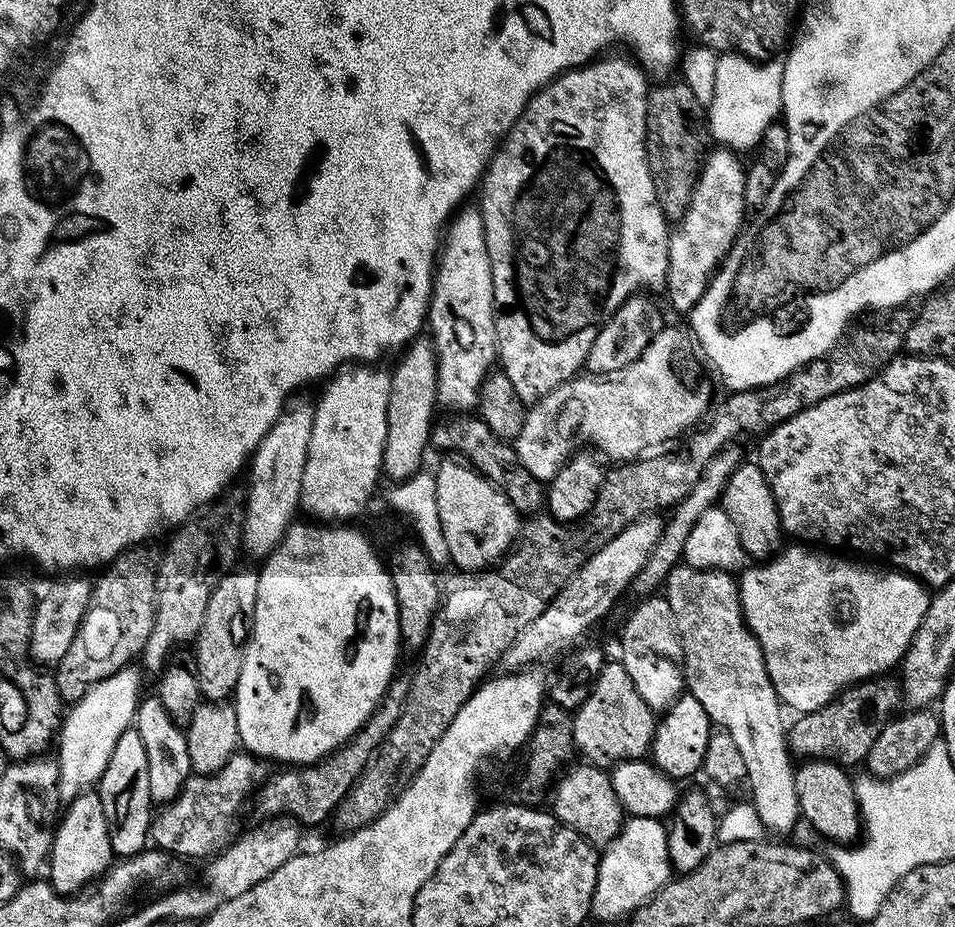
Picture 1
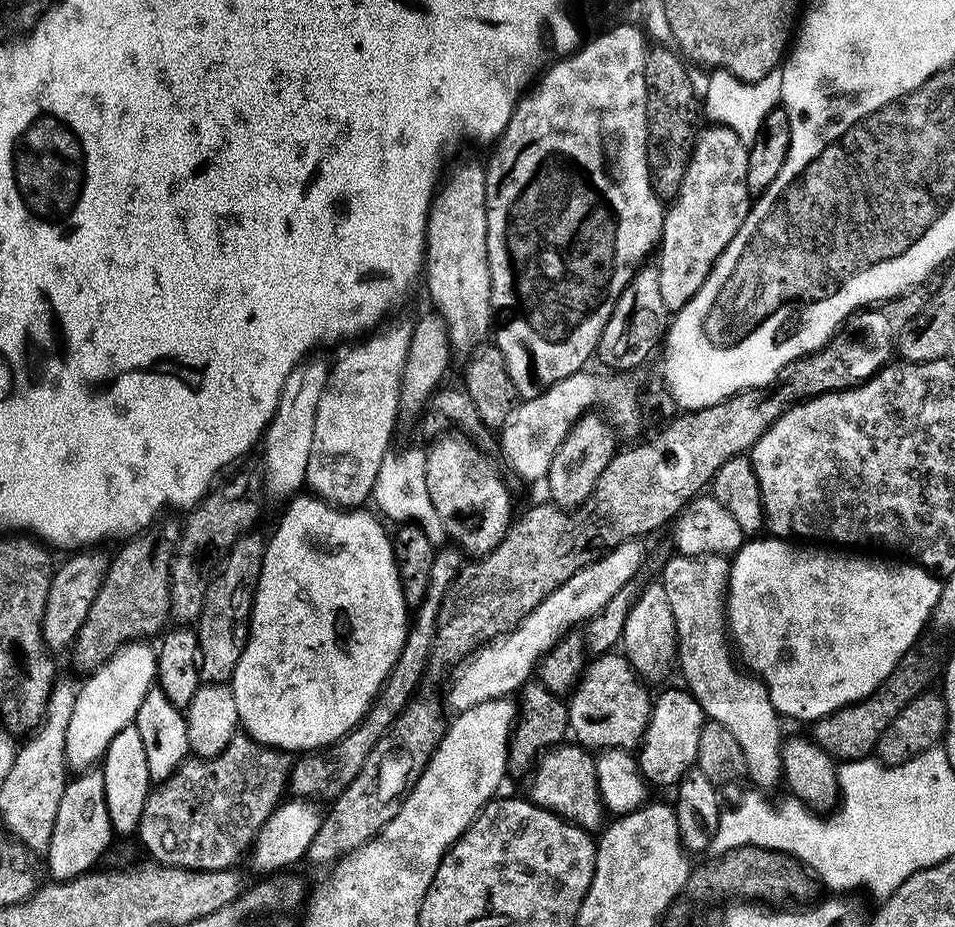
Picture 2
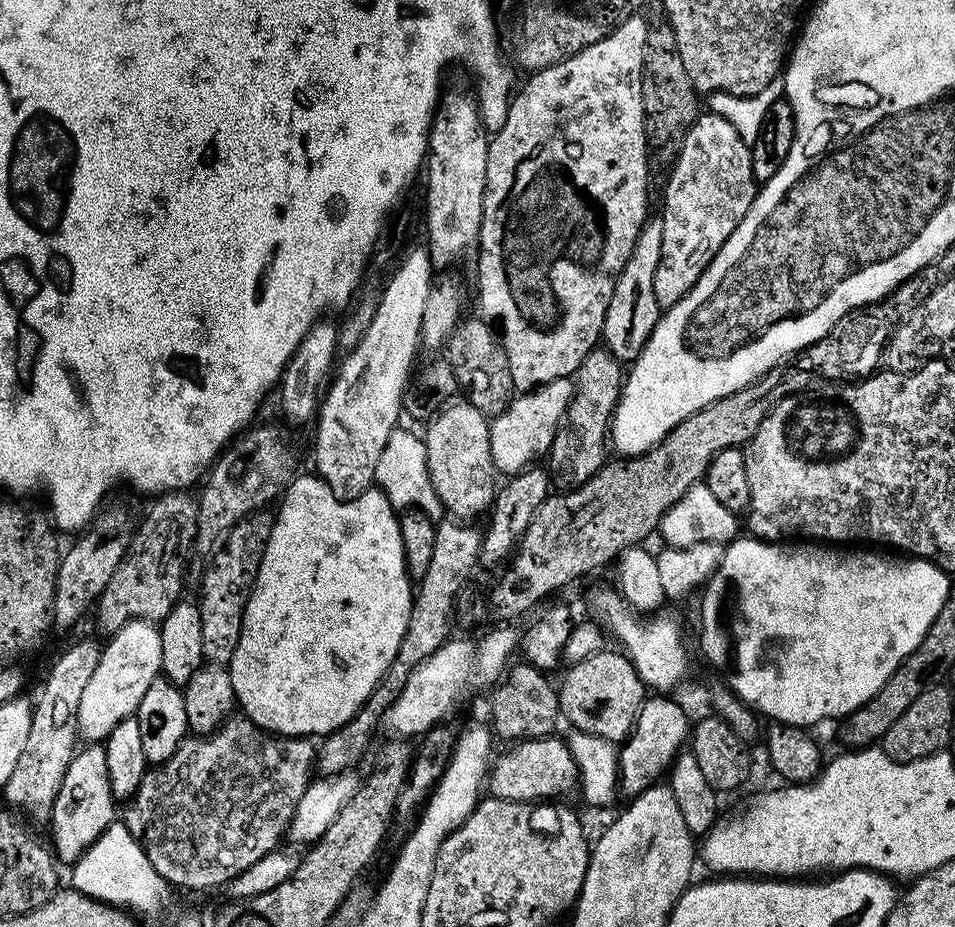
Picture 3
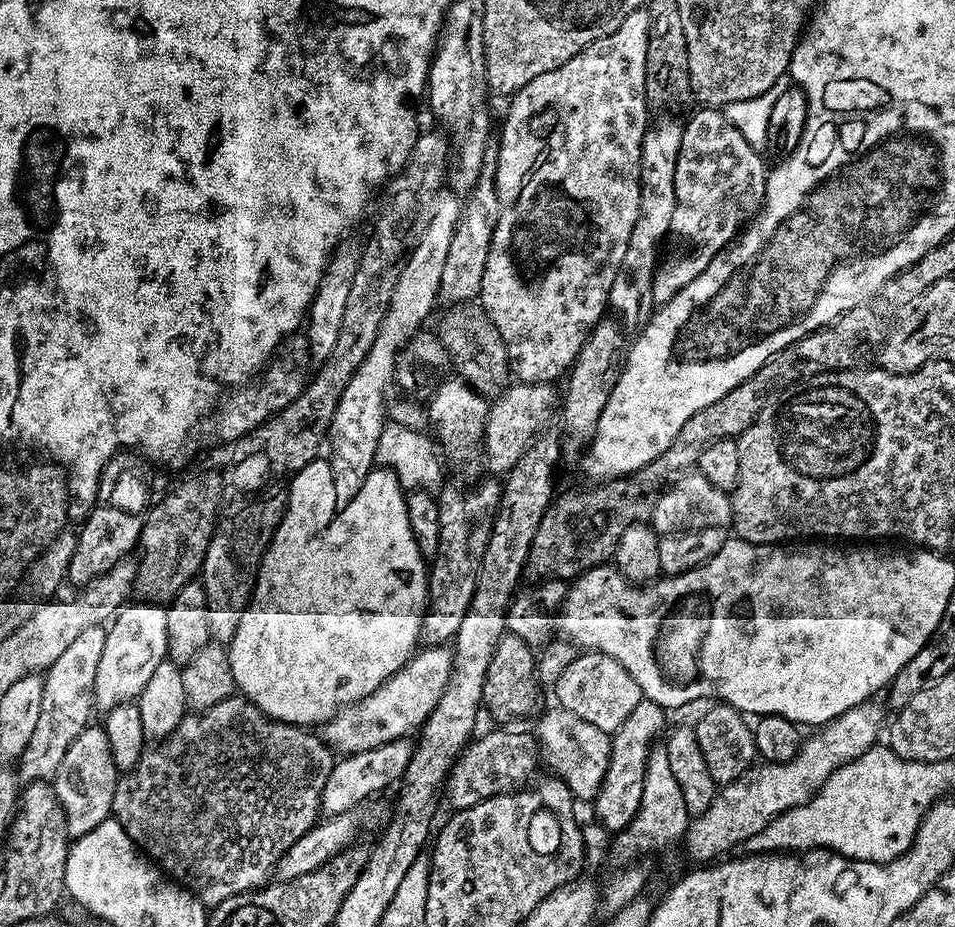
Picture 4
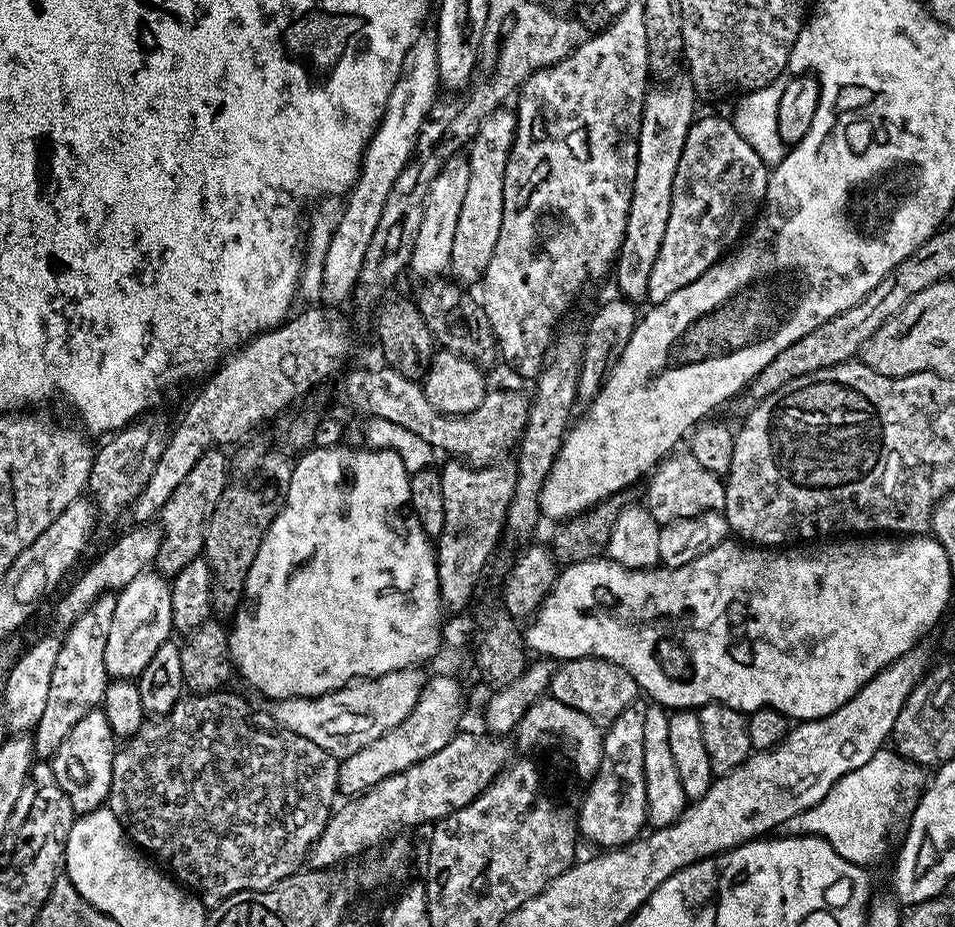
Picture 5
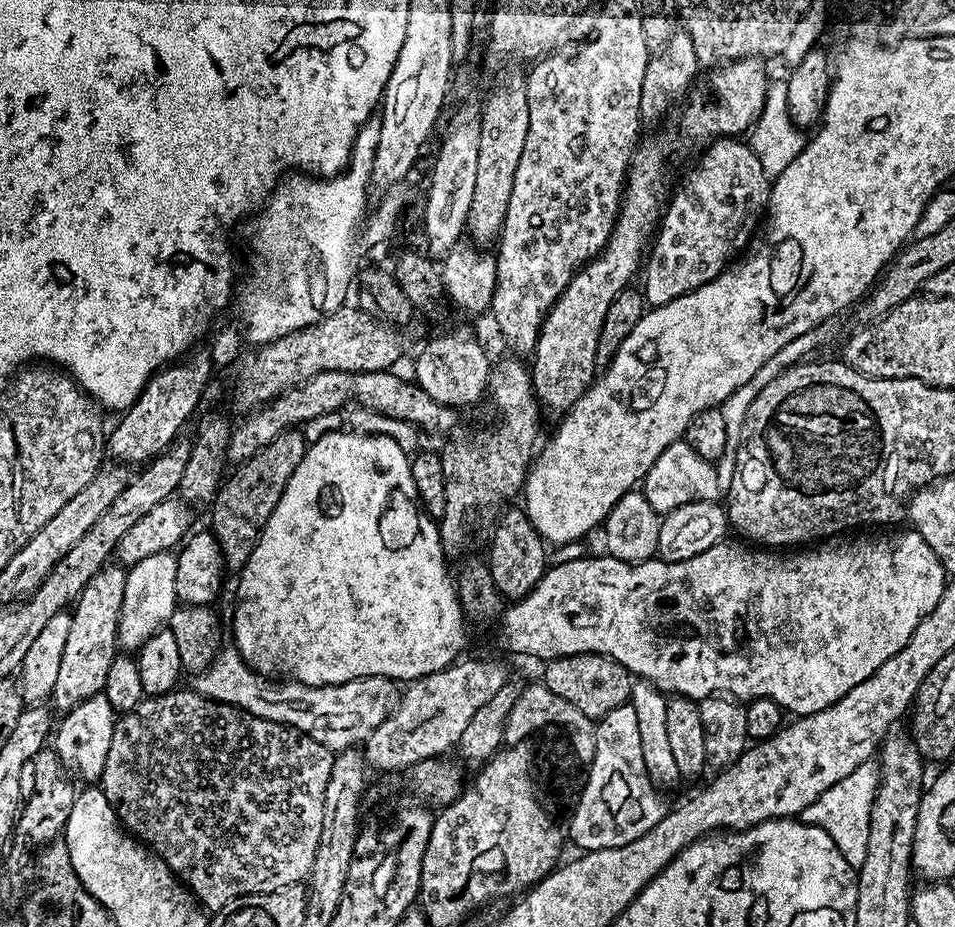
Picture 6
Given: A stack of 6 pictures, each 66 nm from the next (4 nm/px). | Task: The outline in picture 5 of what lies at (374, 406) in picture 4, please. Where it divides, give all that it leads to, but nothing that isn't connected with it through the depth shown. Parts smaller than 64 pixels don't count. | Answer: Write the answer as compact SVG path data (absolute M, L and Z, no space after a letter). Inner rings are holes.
M463 155L452 156L446 166L434 178L426 206L422 214L422 227L418 229L418 242L414 242L414 254L410 272L421 278L435 278L449 271L454 250L454 230L458 227L458 214L466 199L466 186L470 183L470 166Z

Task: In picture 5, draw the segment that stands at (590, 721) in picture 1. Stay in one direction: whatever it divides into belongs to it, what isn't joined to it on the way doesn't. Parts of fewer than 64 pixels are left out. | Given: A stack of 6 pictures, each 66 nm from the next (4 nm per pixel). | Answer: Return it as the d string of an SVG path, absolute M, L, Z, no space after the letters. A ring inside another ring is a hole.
M583 656L577 660L563 661L552 675L550 694L558 702L566 702L566 706L574 706L586 718L601 726L612 724L622 710L633 707L637 703L638 689L634 678L622 666L597 656Z

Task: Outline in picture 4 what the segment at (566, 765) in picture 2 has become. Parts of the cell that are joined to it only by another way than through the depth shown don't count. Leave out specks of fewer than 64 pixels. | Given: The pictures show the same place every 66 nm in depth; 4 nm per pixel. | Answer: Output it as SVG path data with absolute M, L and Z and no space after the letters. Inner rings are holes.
M494 728L484 736L475 737L460 753L449 768L444 783L450 808L455 811L473 808L486 798L496 797L502 792L512 792L526 783L540 763L539 741L533 733L514 732L512 728Z

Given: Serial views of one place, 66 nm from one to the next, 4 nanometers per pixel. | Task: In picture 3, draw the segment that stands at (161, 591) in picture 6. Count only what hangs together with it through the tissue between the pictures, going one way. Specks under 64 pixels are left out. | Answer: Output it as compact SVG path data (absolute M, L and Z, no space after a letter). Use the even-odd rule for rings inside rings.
M130 620L117 632L111 633L112 640L103 645L100 661L90 674L90 682L86 682L86 690L82 694L82 702L78 702L78 722L76 723L79 735L85 736L88 742L103 742L109 734L127 716L133 715L142 702L142 694L161 675L162 642L160 629L155 623L146 620Z

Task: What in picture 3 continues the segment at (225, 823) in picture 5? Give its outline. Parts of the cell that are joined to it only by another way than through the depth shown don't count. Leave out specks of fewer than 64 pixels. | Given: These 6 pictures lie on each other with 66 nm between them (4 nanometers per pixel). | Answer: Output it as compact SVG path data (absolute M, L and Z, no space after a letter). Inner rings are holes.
M233 714L208 736L189 735L174 750L174 754L165 764L157 764L149 767L145 772L142 782L136 788L136 793L123 805L122 823L130 830L130 834L142 846L146 858L150 858L150 866L162 874L162 878L169 885L180 888L193 888L196 892L204 892L207 888L223 889L238 874L249 870L250 866L258 862L264 855L279 849L285 839L286 833L294 818L294 810L298 802L302 802L302 796L306 794L308 785L314 776L314 765L316 762L316 748L311 739L303 736L277 736L275 732L268 732L265 728L249 720L243 714Z

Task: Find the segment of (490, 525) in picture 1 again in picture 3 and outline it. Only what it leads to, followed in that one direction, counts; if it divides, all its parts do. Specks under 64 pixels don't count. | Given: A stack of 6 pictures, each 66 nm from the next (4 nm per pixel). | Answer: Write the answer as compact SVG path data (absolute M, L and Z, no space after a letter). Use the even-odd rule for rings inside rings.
M453 402L444 405L431 420L427 421L422 439L426 446L426 462L430 482L449 517L468 522L471 516L489 511L498 491L498 473L492 464L489 417L480 413L469 402Z

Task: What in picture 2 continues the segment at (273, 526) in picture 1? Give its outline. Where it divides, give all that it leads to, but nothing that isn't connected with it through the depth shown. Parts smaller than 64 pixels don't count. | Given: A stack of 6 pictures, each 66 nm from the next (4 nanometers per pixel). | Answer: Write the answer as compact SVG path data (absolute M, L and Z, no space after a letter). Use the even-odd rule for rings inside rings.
M305 358L298 366L294 366L294 370L290 370L263 441L262 488L279 502L297 495L305 487L308 478L308 463L314 442L314 418L318 414L318 402L322 402L324 387L328 385L330 371L329 361L312 359Z

